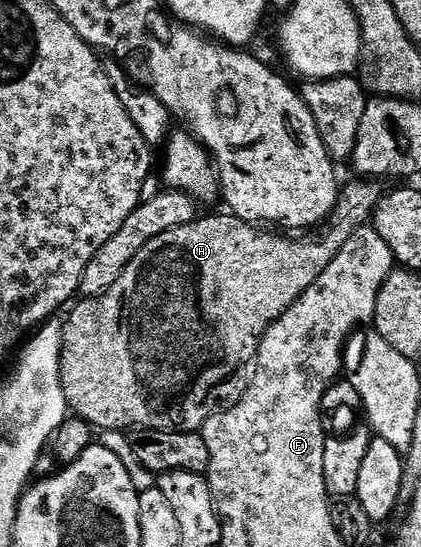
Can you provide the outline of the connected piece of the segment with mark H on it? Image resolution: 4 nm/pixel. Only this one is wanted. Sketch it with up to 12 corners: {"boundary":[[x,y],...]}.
{"boundary":[[386,193],[324,242],[212,214],[150,240],[63,319],[93,428],[195,434],[270,324]]}

